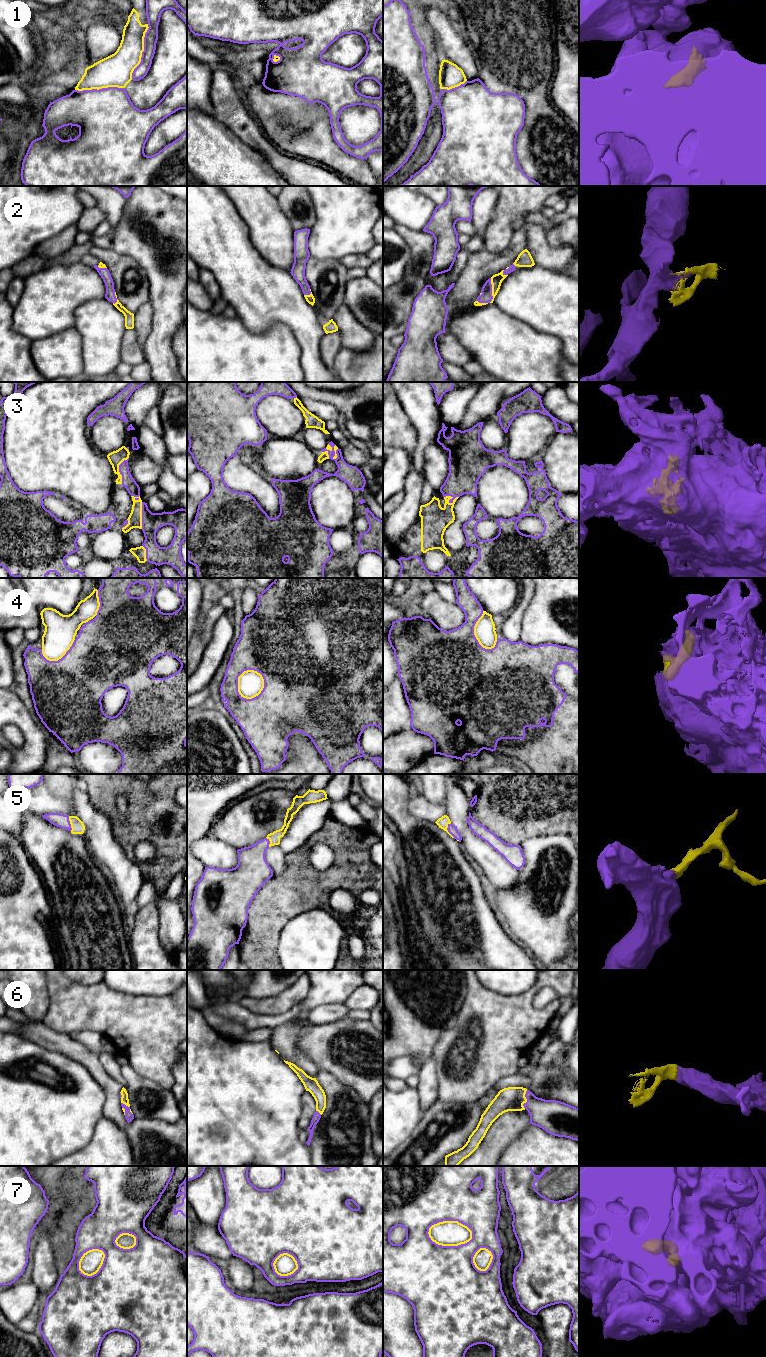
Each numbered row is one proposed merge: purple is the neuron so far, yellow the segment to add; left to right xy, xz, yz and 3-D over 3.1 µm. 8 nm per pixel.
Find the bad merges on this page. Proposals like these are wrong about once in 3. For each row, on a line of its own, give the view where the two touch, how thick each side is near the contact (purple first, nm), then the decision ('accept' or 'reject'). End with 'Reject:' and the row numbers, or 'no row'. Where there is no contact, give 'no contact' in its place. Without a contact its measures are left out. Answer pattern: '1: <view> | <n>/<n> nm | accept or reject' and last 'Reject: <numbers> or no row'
1: xy | 110/260 nm | accept
2: yz | 100/90 nm | accept
3: xy | 100/120 nm | accept
4: xz | 300/200 nm | reject
5: yz | 80/90 nm | accept
6: yz | 260/190 nm | accept
7: yz | 500/200 nm | accept
Reject: 4

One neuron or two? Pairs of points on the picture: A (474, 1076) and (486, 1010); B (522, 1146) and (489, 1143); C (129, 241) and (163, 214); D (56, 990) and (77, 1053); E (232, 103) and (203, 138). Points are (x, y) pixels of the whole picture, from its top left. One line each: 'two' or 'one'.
A: one
B: two
C: one
D: one
E: two

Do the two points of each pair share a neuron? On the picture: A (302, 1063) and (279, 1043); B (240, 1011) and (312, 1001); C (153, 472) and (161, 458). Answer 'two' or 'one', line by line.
A: one
B: one
C: two

